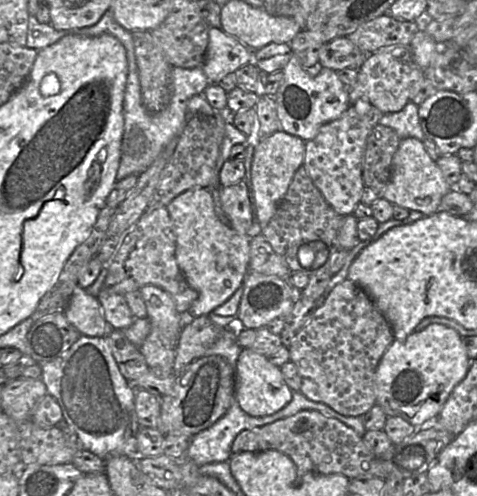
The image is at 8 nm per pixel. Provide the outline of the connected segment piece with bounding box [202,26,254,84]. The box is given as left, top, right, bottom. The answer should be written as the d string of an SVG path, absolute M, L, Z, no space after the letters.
M210 26L209 43L202 63L209 84L219 83L242 66L253 63L253 51L222 28Z

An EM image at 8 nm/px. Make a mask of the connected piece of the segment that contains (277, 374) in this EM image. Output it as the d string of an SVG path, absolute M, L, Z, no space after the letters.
M250 348L241 350L235 366L235 398L244 412L253 417L269 416L284 408L292 396L279 367Z

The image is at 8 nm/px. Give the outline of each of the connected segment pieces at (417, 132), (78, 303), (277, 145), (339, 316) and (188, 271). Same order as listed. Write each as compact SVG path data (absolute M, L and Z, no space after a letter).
M409 101L400 111L384 114L378 123L392 128L401 139L412 137L422 141L427 137L420 125L418 107Z
M79 285L64 310L67 320L85 336L104 337L110 332L101 304Z
M276 131L256 141L251 166L251 196L255 220L261 229L266 227L274 216L295 172L304 164L305 151L304 140L284 131Z
M345 279L332 289L306 325L296 332L289 346L290 362L295 364L301 378L299 392L343 416L363 416L376 404L376 368L394 339L389 322L370 296L359 285Z
M191 188L186 190L185 192L181 193L177 197L175 197L167 206L166 206L172 224L174 228L174 232L176 235L176 260L177 264L182 271L187 283L191 288L193 288L197 292L197 298L194 300L190 307L190 315L192 317L199 317L199 316L207 316L212 313L217 307L221 306L225 303L234 293L235 291L243 285L243 282L247 276L247 270L249 267L250 261L250 238L245 234L240 234L231 226L224 225L216 215L215 208L214 208L214 201L211 192L206 188Z

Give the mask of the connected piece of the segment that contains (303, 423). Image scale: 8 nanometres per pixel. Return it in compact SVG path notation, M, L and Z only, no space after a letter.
M304 410L271 424L243 430L234 439L231 452L234 455L245 451L278 450L292 459L300 474L342 474L349 480L372 477L386 480L389 476L406 479L427 473L434 459L454 438L451 433L434 427L416 430L412 436L392 446L386 454L377 456L363 437L345 423L318 411Z

